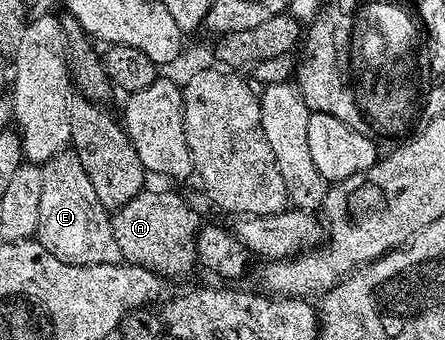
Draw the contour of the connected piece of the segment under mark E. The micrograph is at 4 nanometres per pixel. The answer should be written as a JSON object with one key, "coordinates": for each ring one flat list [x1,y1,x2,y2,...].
{"coordinates":[[70,150,41,165,42,195,36,239,56,258,70,265,118,264,123,261,114,238,111,215,98,200,81,160]]}

